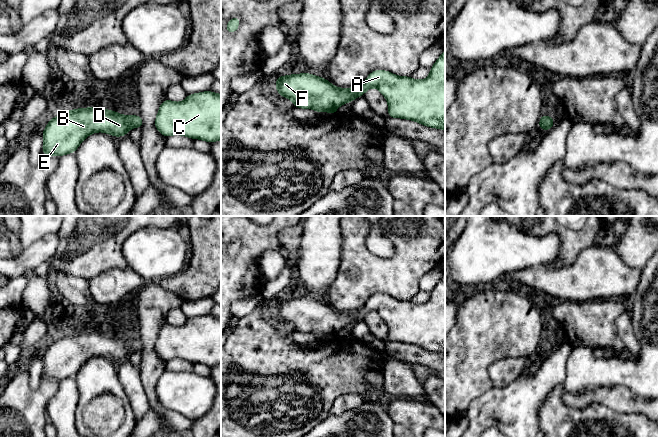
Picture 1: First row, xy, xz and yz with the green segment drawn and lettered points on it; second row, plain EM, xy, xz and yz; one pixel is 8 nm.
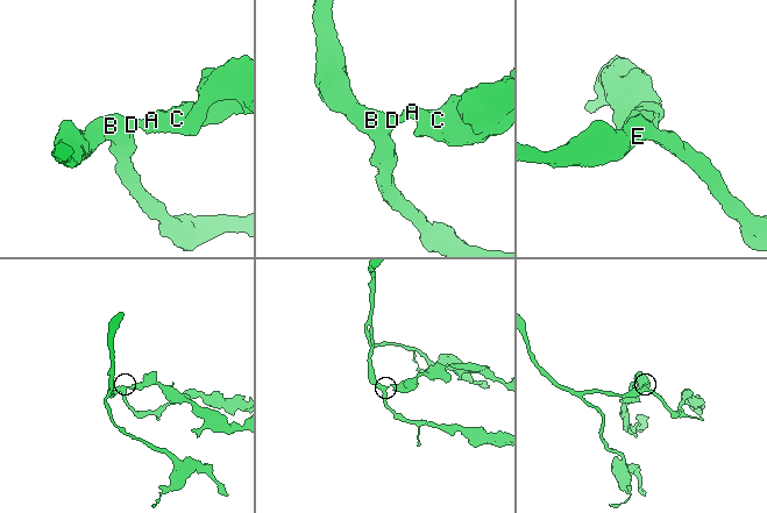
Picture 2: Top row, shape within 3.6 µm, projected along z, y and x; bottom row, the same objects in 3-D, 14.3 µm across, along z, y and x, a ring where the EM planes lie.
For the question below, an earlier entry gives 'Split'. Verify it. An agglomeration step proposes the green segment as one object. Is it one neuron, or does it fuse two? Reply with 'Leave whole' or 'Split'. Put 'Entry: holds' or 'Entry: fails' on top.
Entry: fails
Leave whole

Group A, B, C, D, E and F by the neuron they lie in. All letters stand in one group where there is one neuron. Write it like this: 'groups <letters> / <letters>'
groups A B C D E F

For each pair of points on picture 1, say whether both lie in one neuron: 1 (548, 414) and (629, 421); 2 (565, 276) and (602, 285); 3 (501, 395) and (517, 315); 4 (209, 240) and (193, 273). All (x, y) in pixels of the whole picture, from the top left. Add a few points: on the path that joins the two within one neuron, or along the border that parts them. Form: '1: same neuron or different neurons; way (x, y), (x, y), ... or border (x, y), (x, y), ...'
1: same neuron; way (568, 416), (605, 416), (609, 418)
2: same neuron; way (573, 284), (593, 284)
3: different neurons; border (493, 387), (473, 400)
4: same neuron; way (209, 248), (209, 257), (201, 265)

